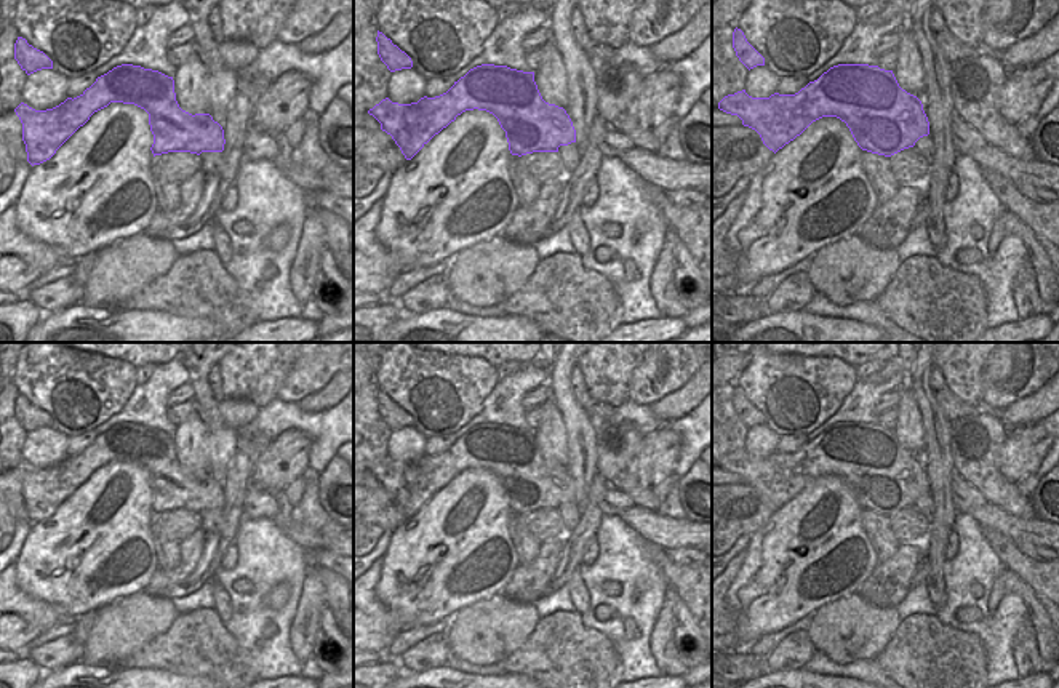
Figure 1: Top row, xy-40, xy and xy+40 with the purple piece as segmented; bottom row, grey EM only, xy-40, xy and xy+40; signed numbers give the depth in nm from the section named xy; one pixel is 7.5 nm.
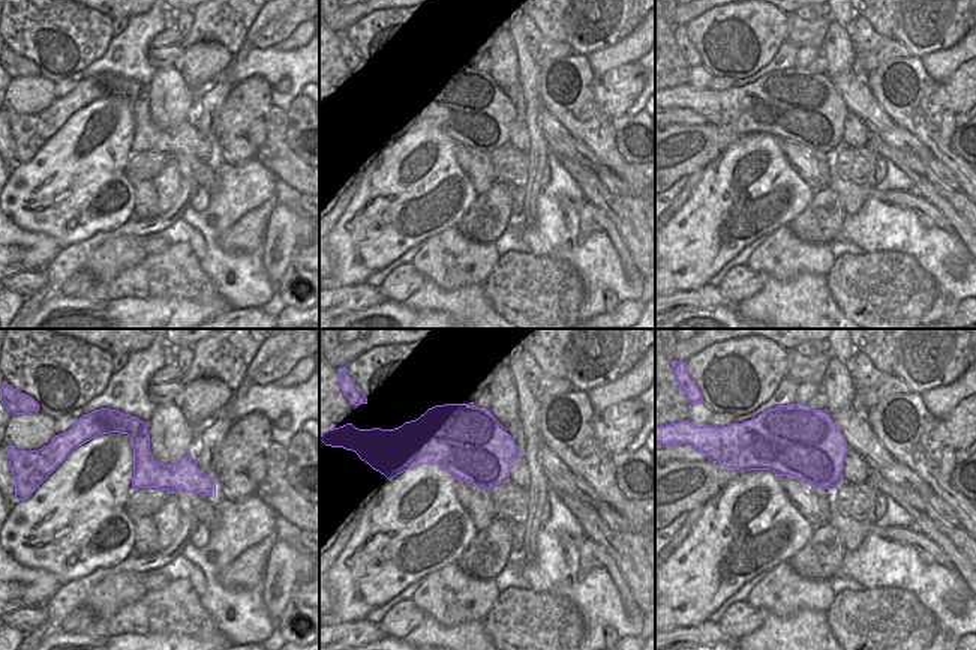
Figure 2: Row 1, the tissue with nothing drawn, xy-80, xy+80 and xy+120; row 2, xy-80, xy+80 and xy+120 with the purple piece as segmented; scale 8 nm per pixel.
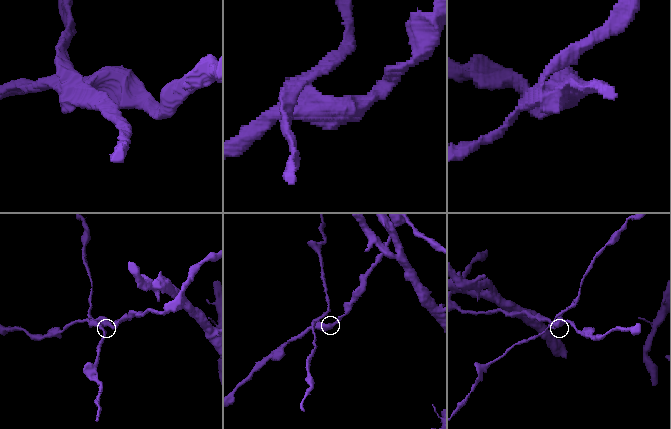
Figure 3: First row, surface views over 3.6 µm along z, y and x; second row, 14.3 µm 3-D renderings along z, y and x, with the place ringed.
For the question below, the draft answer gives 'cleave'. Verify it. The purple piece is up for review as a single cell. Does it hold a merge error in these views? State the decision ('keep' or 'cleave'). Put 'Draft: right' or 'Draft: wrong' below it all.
cleave
Draft: right

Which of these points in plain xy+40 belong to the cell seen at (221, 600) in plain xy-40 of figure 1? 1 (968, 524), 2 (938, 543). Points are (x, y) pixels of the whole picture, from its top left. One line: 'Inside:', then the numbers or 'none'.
Inside: 2

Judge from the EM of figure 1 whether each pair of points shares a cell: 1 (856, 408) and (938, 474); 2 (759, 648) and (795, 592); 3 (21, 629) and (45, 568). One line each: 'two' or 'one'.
1: two
2: two
3: two

